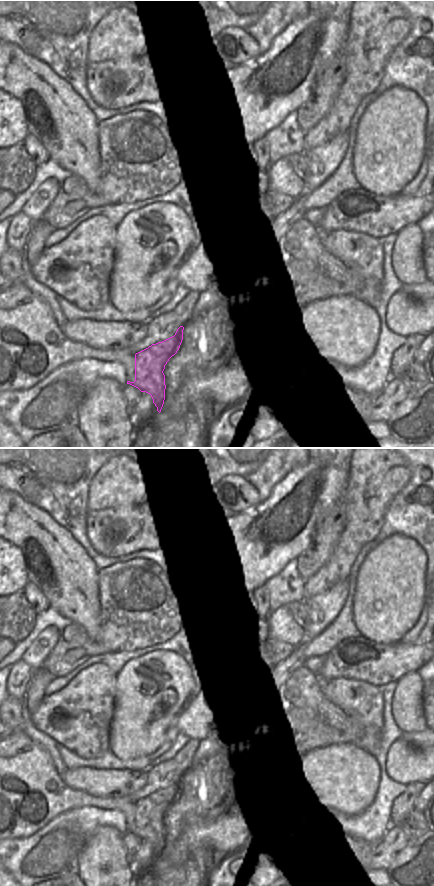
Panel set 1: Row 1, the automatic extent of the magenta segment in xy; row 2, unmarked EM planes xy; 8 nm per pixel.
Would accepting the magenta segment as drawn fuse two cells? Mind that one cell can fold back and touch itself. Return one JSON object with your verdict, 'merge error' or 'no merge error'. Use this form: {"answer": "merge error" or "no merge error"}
{"answer": "no merge error"}

